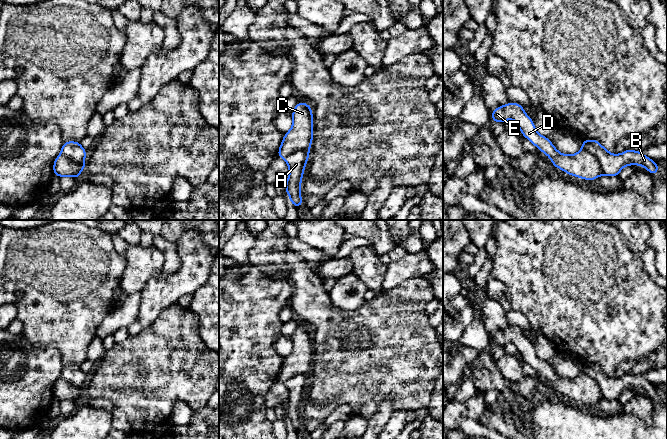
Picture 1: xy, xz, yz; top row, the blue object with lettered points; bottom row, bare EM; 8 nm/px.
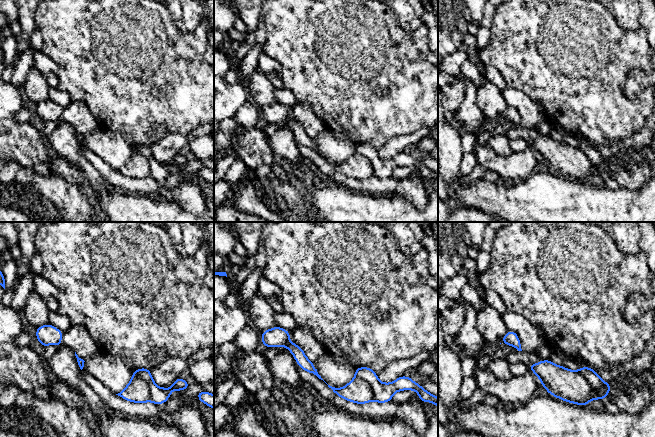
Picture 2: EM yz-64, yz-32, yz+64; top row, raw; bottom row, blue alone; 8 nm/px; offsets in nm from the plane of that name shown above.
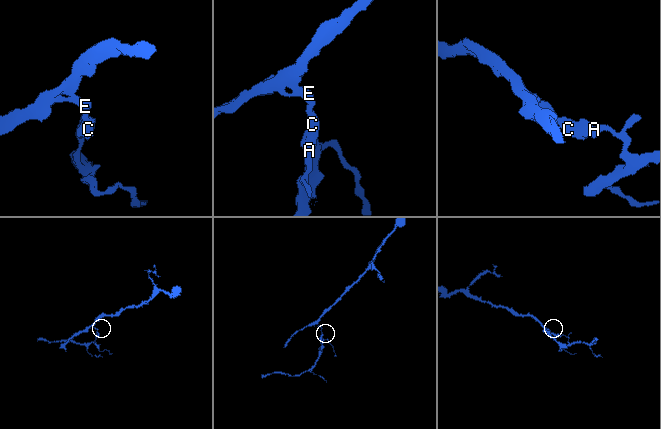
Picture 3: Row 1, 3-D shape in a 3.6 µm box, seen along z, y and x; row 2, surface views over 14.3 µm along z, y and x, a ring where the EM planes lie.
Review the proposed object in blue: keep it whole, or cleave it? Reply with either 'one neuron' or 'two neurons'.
two neurons

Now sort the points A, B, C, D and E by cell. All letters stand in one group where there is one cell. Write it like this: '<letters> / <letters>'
A B / C D E

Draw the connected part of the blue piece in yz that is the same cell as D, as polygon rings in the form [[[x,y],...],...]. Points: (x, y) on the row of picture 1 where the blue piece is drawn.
[[[509,102],[507,105],[496,108],[491,112],[491,116],[493,122],[503,123],[506,120],[513,119],[523,137],[529,139],[541,152],[545,153],[552,160],[553,166],[569,175],[592,181],[603,174],[597,158],[584,148],[574,155],[561,154],[548,137],[541,136],[536,131],[534,122],[524,112],[522,105]]]

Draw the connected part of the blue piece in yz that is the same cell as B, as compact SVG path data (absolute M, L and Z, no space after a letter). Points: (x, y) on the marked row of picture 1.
M597 140L582 141L582 148L593 154L599 161L603 174L606 176L618 176L624 166L641 165L653 176L659 172L659 166L641 151L631 149L625 150L621 154L611 154Z

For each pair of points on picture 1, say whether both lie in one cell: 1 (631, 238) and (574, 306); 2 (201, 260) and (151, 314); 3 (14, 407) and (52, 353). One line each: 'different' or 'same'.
1: different
2: same
3: same

